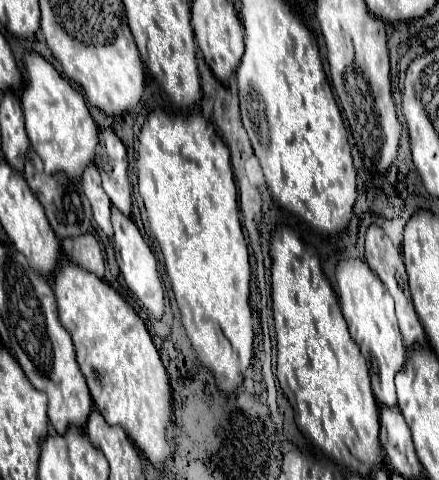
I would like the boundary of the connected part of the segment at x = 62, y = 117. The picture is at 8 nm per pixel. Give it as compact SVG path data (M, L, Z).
M26 52L24 64L28 72L28 84L22 90L20 100L28 138L42 158L48 174L66 172L70 178L80 178L84 168L92 162L98 144L98 126L88 112L86 100L42 54Z

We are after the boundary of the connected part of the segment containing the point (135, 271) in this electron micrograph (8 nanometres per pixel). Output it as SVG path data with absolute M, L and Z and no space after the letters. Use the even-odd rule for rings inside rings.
M112 208L112 224L114 224L114 248L116 248L116 262L120 272L128 284L128 288L140 298L144 308L154 316L162 318L164 314L164 282L158 274L158 260L152 254L150 246L144 242L140 230L136 228L130 216L124 216L118 208Z

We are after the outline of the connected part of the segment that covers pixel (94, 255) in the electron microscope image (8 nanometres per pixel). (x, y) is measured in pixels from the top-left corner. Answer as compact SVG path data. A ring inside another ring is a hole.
M84 234L74 238L74 250L70 254L74 262L78 262L84 270L96 274L98 278L104 278L106 272L106 260L100 242L92 234Z

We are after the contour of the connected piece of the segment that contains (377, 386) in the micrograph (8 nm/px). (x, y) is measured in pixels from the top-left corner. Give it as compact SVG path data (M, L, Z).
M348 258L338 264L336 286L338 286L338 298L340 298L340 306L348 322L350 334L358 342L362 356L368 362L374 396L378 404L396 406L394 376L404 366L406 348L400 336L396 312L394 312L394 300L388 296L382 280L368 268L366 260L360 260L360 258L352 258L352 260Z

